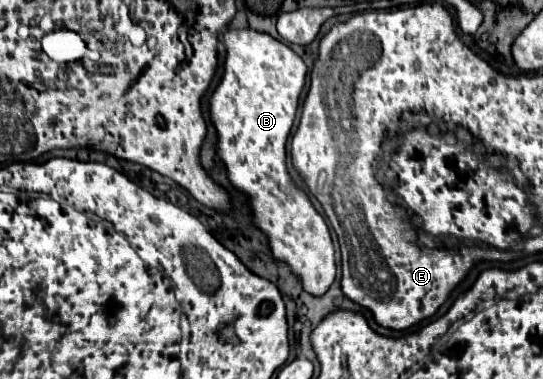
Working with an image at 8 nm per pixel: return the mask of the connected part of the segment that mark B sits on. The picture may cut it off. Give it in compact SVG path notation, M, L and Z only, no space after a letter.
M227 29L223 33L225 63L219 85L209 97L209 117L217 129L215 153L227 169L229 183L243 195L247 195L253 225L267 235L269 251L275 261L289 265L291 273L301 281L303 291L309 295L323 295L335 281L335 249L325 219L315 211L309 197L297 189L287 173L285 163L285 139L291 133L293 119L299 105L299 93L305 87L307 67L303 59L293 53L285 43L273 39L267 33L253 29Z

